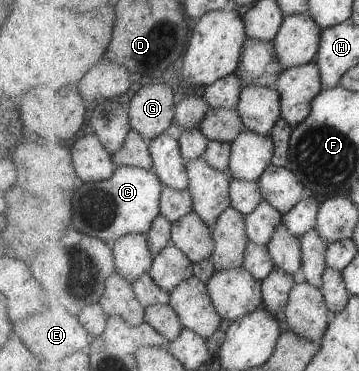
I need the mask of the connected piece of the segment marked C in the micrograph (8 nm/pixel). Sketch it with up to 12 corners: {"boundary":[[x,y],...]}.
{"boundary":[[117,166],[72,191],[73,227],[109,243],[161,215],[154,170]]}

